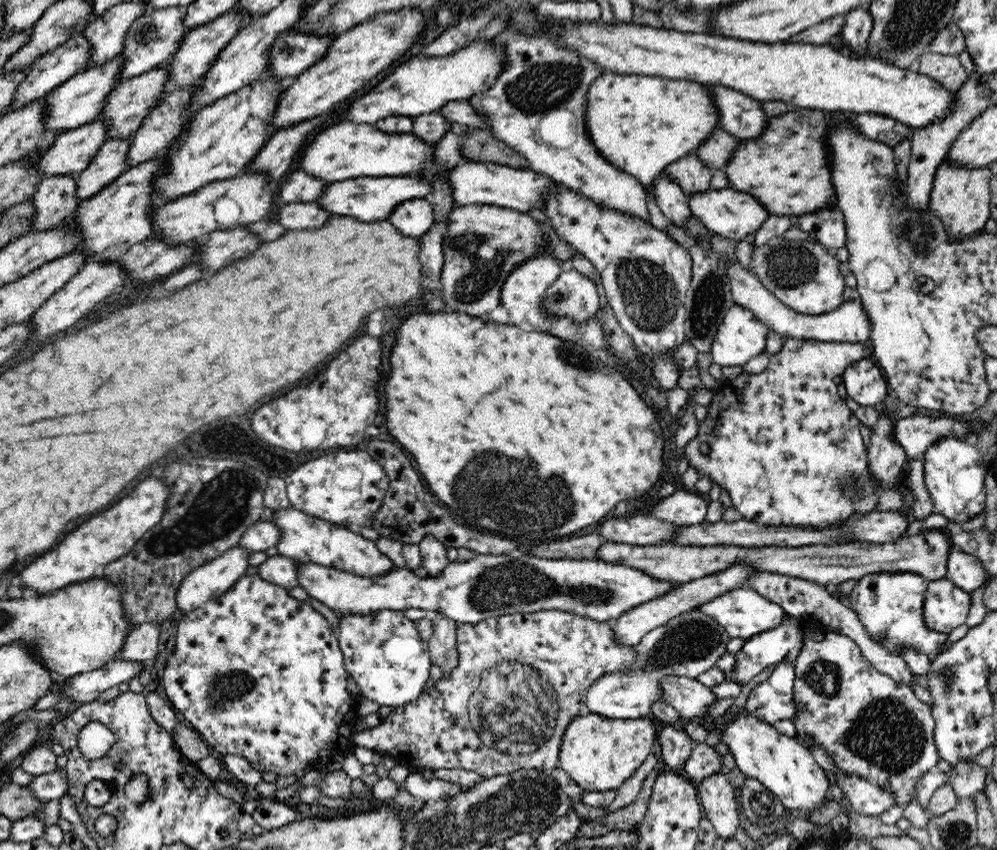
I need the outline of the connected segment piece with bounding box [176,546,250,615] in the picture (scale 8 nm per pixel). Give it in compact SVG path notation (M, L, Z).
M232 547L218 558L190 572L176 592L176 608L186 615L205 602L222 596L238 578L246 575L250 553L244 547Z

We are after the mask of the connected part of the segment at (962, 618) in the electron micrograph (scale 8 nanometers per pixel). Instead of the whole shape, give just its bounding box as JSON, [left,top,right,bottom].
[924,577,972,634]

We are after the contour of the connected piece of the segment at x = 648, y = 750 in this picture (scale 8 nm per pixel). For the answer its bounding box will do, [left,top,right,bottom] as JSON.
[559,711,659,791]

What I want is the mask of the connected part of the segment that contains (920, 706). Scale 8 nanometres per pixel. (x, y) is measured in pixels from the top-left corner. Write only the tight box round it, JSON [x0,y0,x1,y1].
[794,624,941,808]

